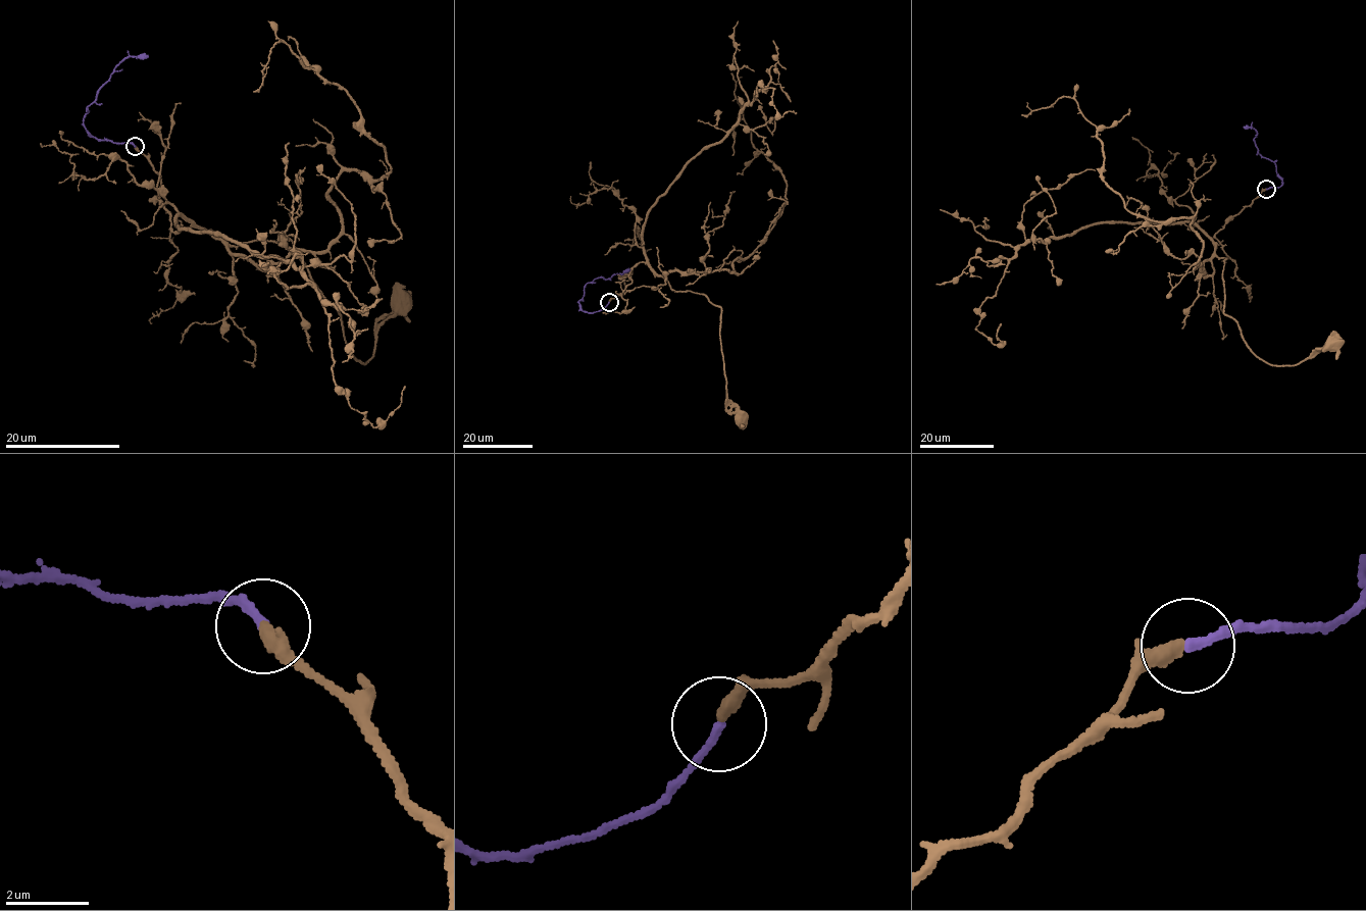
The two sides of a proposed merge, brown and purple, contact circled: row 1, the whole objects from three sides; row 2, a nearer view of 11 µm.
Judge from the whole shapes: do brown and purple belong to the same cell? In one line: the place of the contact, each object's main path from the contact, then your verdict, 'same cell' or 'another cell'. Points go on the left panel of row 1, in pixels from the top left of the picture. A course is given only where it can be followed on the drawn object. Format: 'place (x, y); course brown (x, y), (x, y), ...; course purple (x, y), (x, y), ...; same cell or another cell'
place (135, 146); course brown (135, 146), (160, 178), (173, 232), (280, 243), (365, 363), (398, 300); course purple (135, 146), (96, 138), (86, 130), (84, 117), (98, 90), (118, 64), (130, 57), (148, 56); same cell

